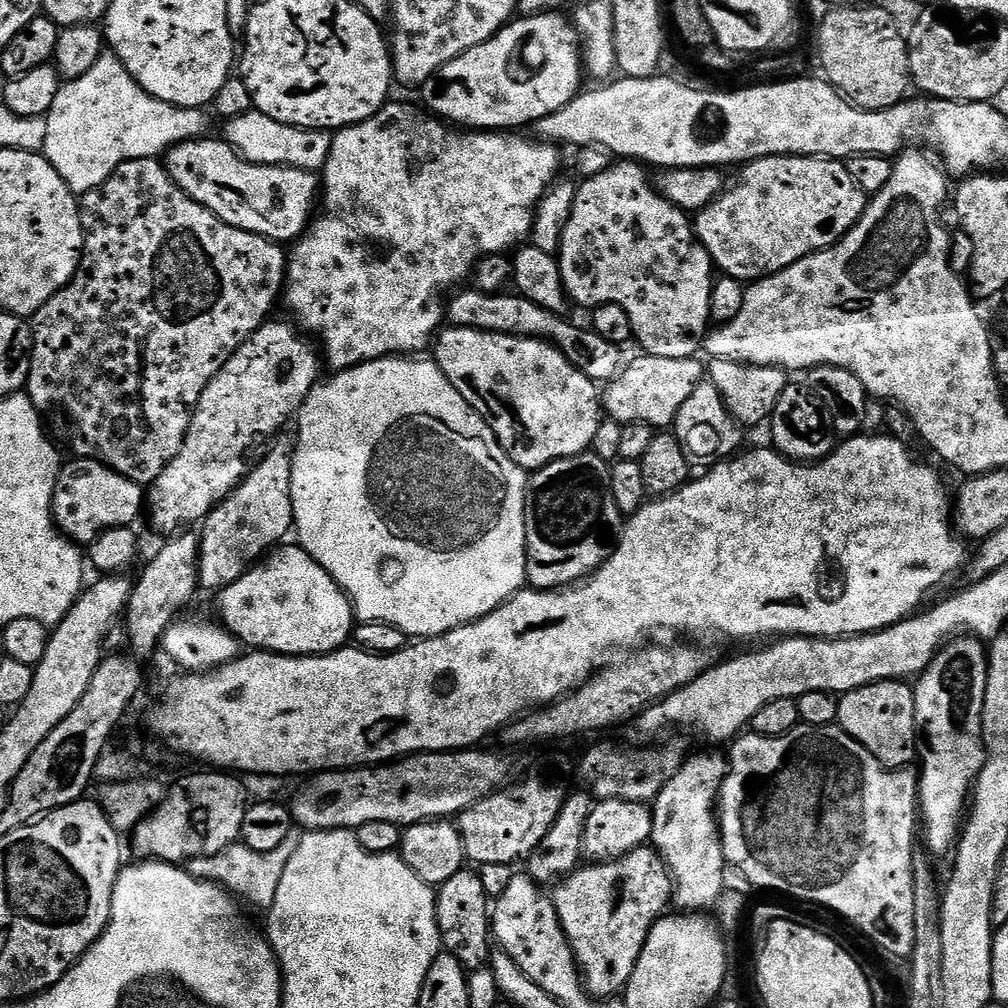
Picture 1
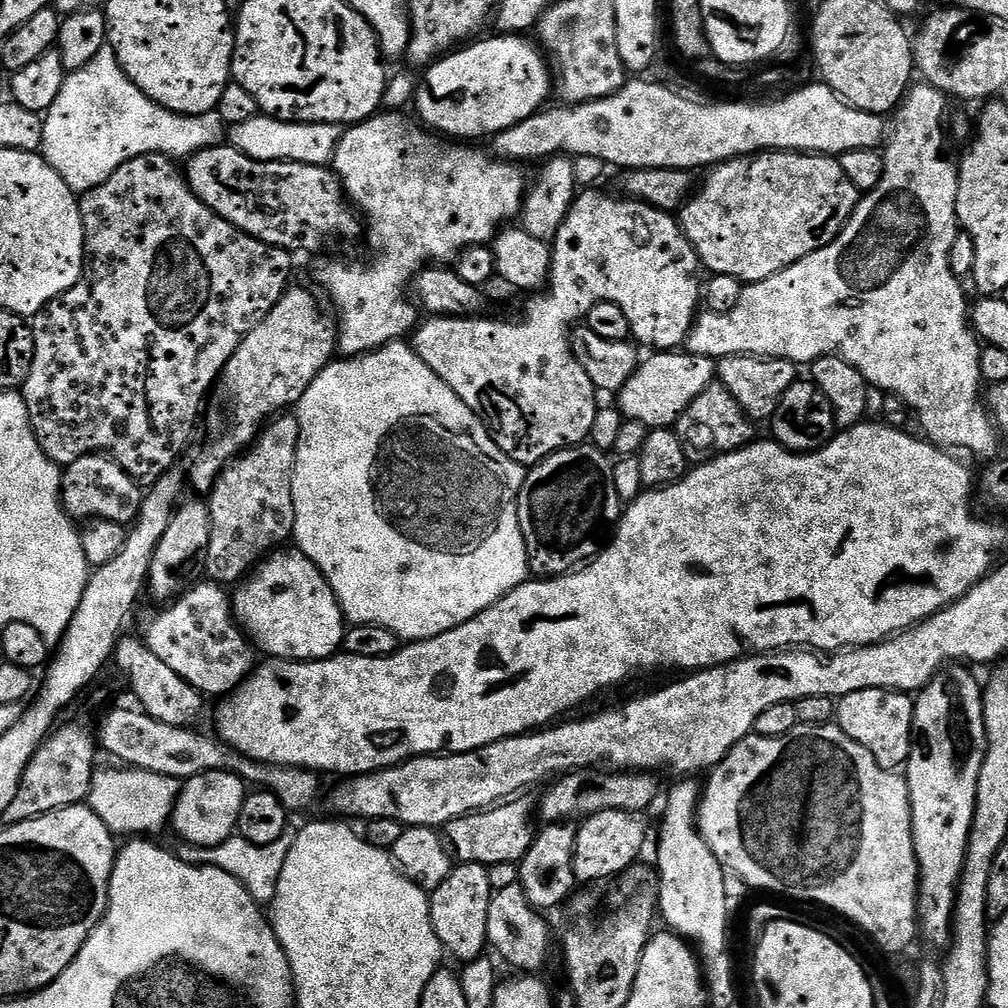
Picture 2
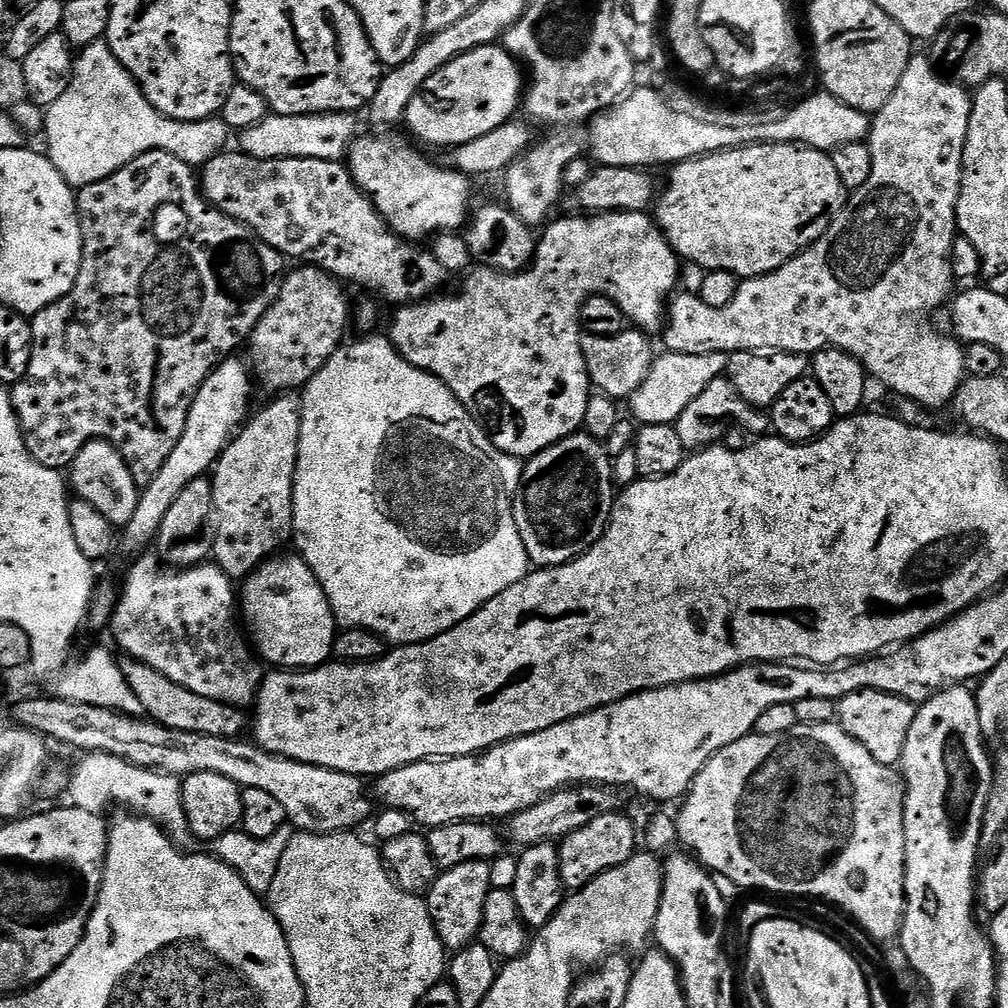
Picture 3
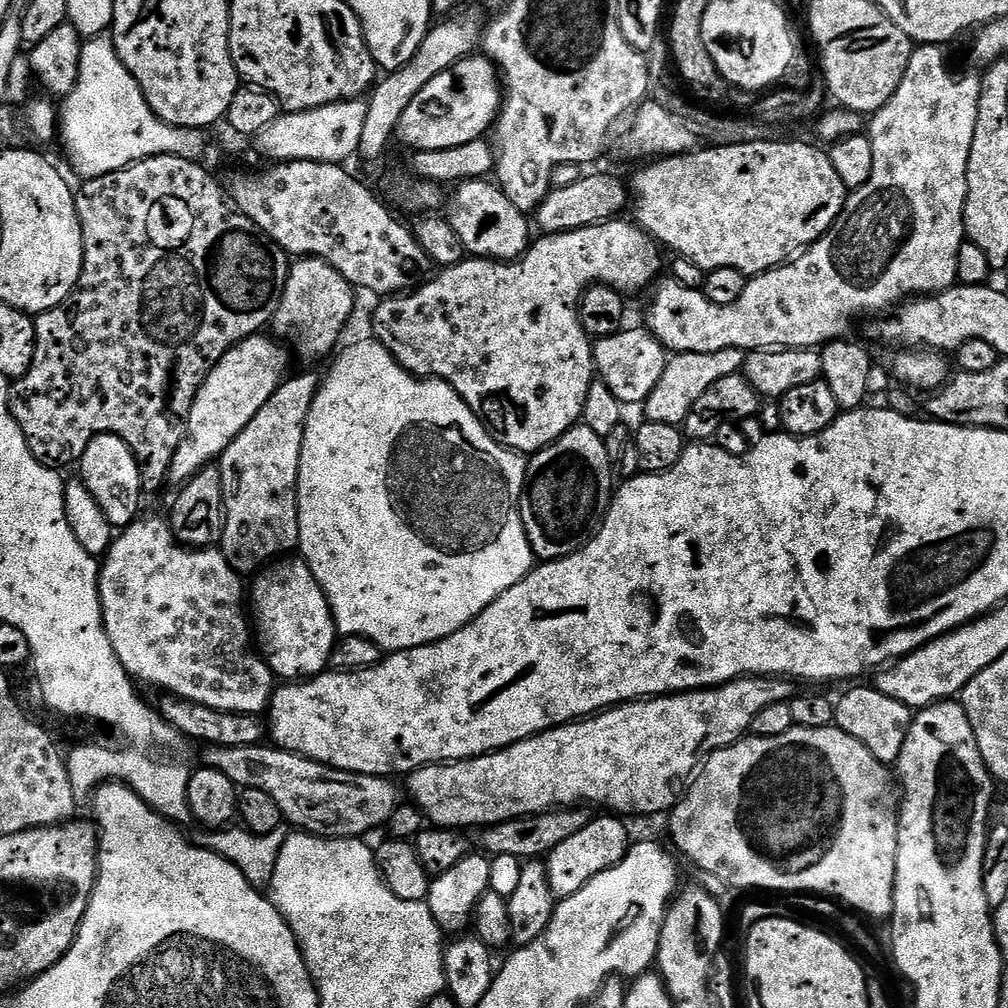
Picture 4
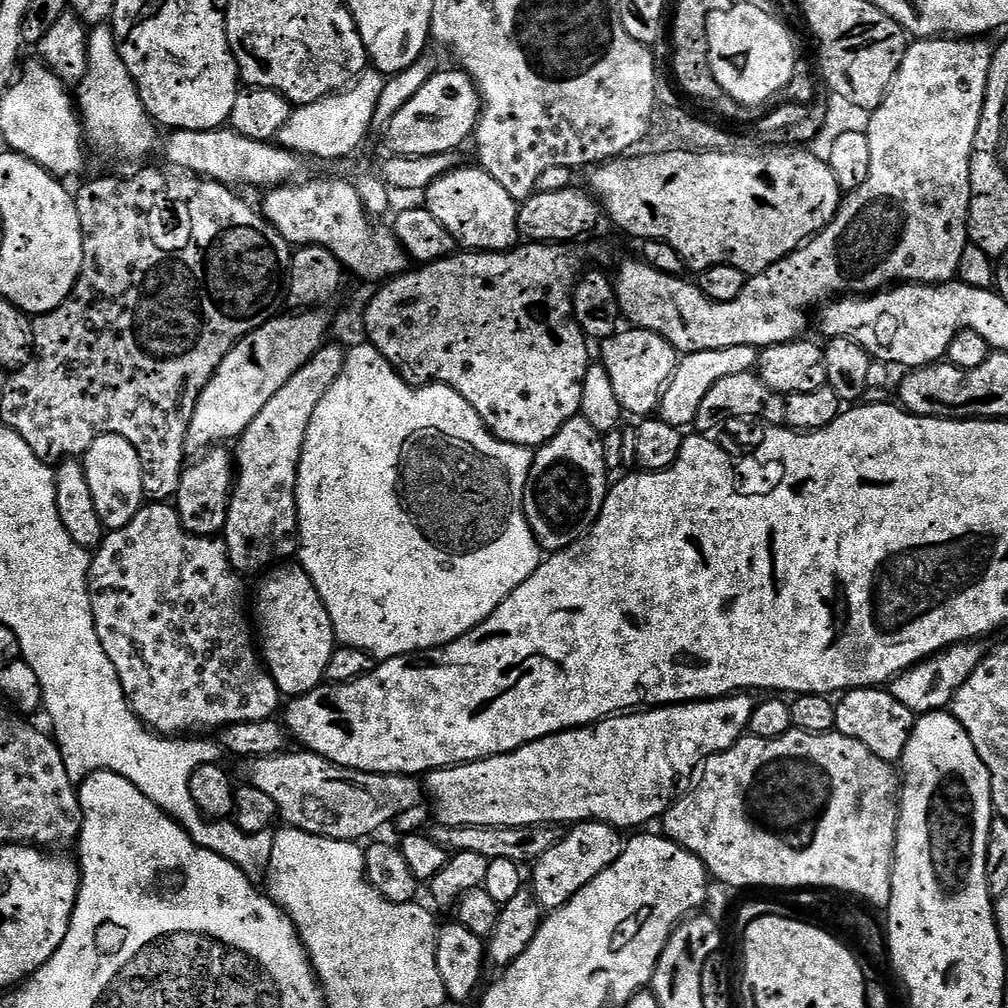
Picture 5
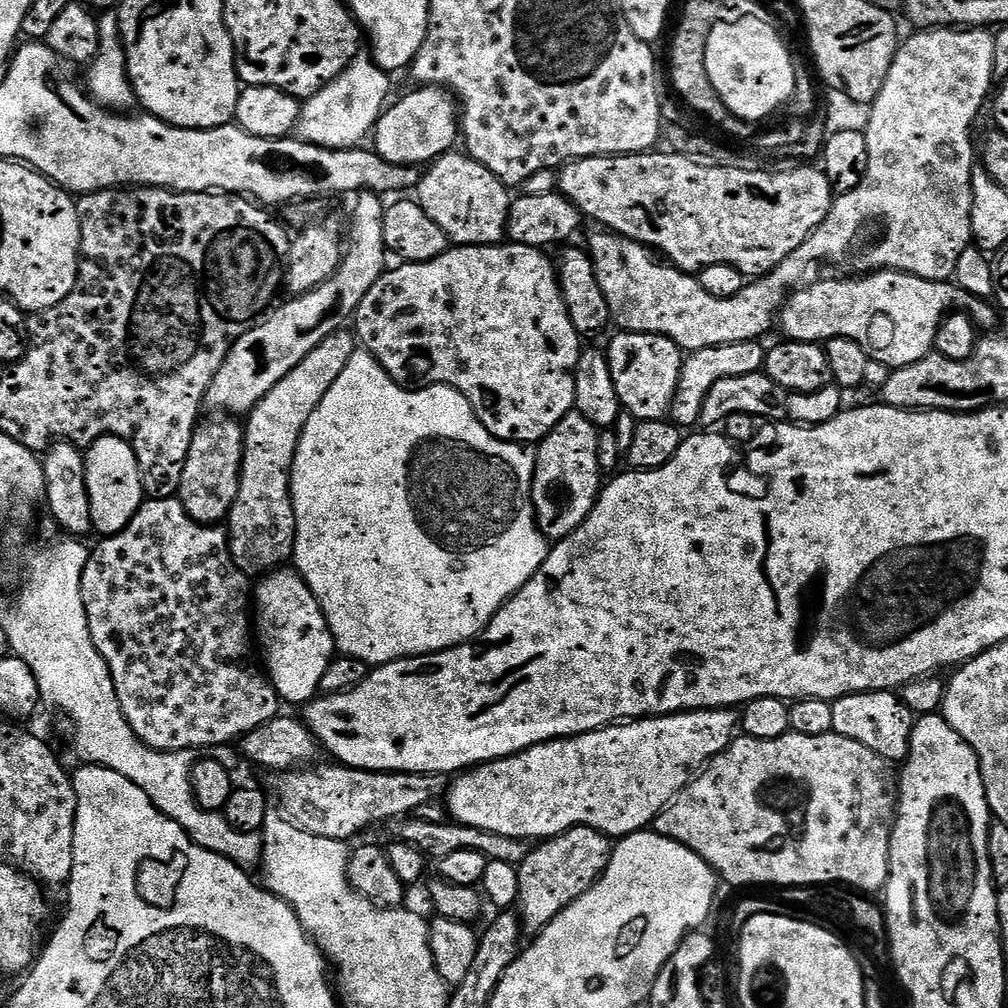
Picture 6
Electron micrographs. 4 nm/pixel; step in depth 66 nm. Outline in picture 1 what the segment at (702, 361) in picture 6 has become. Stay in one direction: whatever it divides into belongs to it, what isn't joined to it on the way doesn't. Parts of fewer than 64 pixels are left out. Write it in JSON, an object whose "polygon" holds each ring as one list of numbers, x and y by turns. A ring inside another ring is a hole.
{"polygon":[[641,354,637,360,623,365,621,372,607,381,602,392,602,408,607,419,617,420,622,425,646,422,651,428,668,430,676,423,682,402,694,394,694,390,705,379,706,368,696,358,658,358]]}

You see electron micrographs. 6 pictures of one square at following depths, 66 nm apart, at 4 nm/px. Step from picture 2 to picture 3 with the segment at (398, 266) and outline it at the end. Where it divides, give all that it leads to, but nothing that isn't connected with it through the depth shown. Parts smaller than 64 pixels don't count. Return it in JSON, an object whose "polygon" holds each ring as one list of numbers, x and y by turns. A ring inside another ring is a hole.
{"polygon":[[361,135,352,141,346,167,358,187,372,199,372,205,380,211,385,224,396,235,412,242,420,242,423,236,463,229,469,223,470,209,473,207,473,181,451,166,443,168,427,160,407,135,376,135,380,136]]}

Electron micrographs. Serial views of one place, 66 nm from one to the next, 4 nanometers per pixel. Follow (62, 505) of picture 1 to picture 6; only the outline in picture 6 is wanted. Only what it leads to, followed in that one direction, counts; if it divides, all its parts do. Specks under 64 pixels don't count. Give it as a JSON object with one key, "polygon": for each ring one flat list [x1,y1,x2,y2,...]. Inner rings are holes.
{"polygon":[[103,436,88,445,84,452,84,465,86,466,86,486,90,494,93,529,97,533,100,532,101,537,121,532,132,521,134,514,138,514,140,505,146,499,134,450,122,438]]}

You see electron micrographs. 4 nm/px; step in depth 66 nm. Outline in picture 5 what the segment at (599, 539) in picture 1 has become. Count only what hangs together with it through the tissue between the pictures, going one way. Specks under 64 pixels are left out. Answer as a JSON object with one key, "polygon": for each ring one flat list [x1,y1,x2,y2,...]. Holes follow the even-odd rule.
{"polygon":[[584,416,570,418,554,438,535,449,524,491,524,513,545,553,561,552,592,531,608,497,608,476,603,435]]}

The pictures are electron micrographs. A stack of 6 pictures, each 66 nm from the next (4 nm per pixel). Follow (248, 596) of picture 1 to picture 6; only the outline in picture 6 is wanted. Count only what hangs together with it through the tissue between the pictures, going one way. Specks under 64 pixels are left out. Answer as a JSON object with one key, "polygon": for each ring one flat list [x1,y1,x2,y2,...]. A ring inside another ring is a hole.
{"polygon":[[273,570,259,577,254,588,254,636,258,641,258,652,262,657,266,675,271,680,276,695,285,705,307,705,308,701,316,699,320,692,322,674,326,674,326,666,334,659,337,651,336,644,332,641,332,631,328,629,328,623,324,617,324,611,320,609,319,602,314,594,306,586,300,573,295,570]]}

